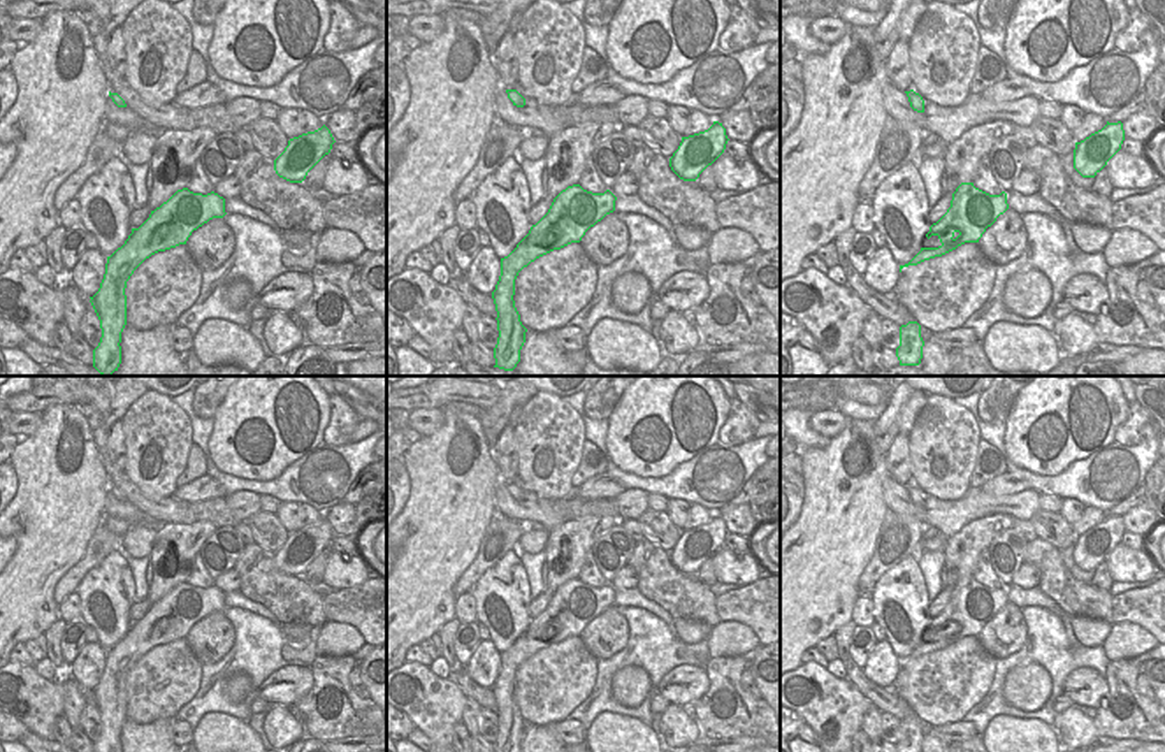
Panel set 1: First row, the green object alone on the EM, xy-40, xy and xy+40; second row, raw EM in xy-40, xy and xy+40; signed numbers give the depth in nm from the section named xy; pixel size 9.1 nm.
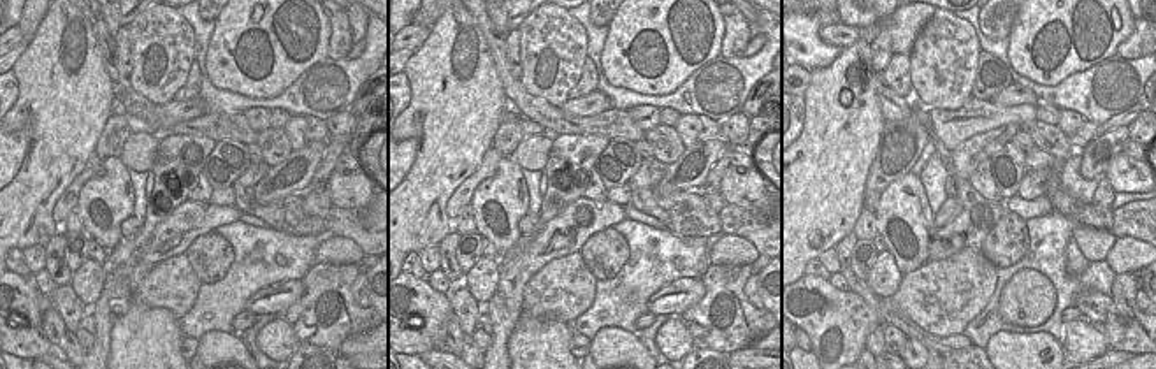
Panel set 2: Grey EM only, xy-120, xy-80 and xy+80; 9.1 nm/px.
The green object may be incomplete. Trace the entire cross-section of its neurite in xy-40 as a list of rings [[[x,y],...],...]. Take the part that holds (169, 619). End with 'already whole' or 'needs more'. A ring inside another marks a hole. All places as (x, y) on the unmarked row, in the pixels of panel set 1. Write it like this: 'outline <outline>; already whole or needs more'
outline [[[183,582],[151,604],[139,622],[132,622],[125,638],[107,650],[100,682],[90,691],[102,722],[93,752],[121,752],[119,736],[127,719],[125,682],[134,664],[151,648],[186,638],[193,624],[225,608],[225,592],[218,587],[202,589]]]; already whole

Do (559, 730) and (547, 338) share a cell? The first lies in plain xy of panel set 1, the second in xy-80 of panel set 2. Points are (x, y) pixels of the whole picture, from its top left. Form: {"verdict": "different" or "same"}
{"verdict": "different"}

